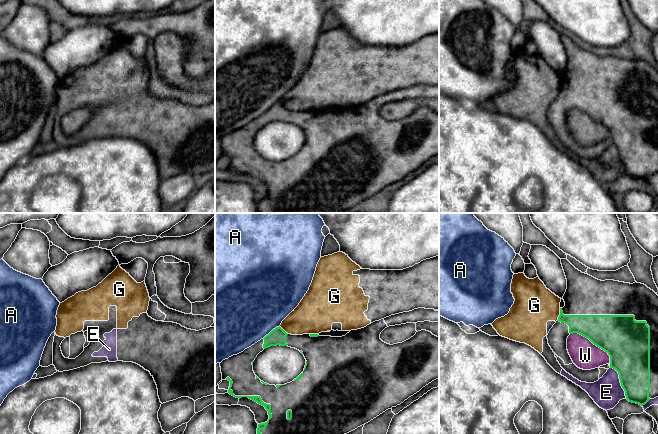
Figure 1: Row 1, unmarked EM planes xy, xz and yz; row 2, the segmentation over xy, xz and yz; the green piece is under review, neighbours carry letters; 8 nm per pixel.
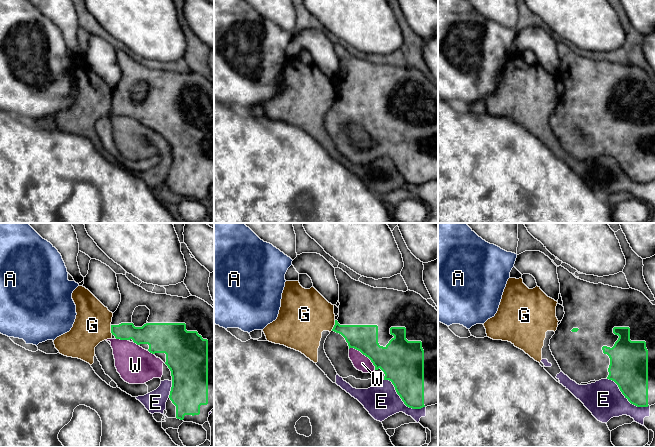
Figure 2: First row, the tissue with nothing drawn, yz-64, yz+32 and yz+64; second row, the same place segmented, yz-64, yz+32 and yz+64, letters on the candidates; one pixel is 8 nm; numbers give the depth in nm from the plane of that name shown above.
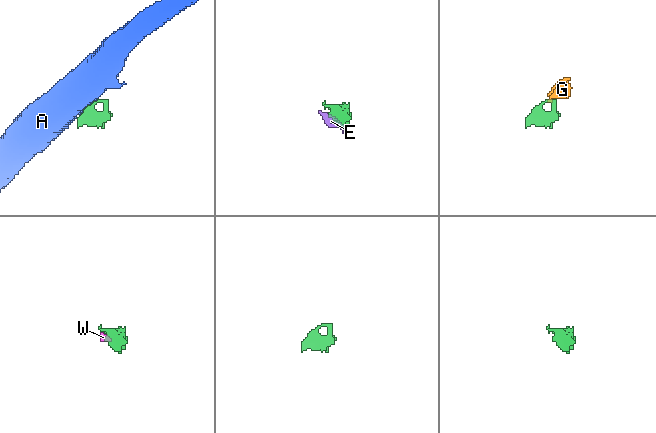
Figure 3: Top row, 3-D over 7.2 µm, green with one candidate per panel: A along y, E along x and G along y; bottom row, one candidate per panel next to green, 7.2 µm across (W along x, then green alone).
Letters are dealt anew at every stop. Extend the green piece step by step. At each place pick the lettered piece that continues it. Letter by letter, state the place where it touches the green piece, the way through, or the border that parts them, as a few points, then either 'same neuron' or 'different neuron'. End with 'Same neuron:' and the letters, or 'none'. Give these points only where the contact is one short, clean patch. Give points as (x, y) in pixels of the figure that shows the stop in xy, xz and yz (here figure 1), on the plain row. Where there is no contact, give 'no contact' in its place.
A: meets green in xz at (271, 107); different neuron
E: meets green in yz at (620, 158); different neuron
G: meets green in yz at (560, 90); border along yz (560, 84), (560, 90), (556, 96); different neuron
W: meets green in yz at (595, 120); different neuron
Same neuron: none

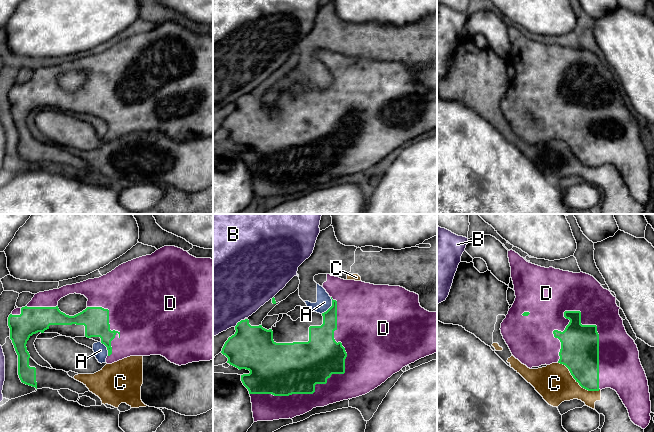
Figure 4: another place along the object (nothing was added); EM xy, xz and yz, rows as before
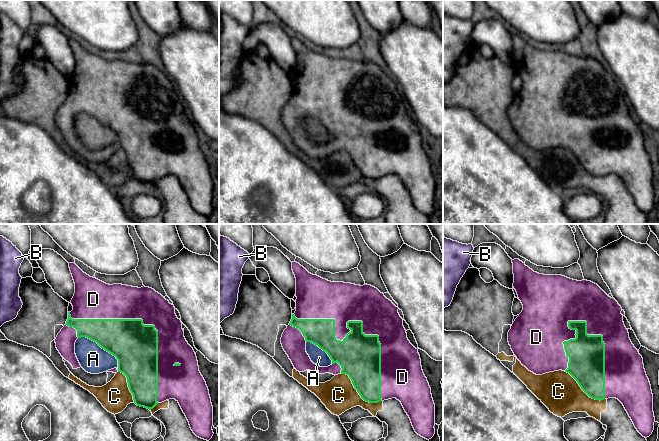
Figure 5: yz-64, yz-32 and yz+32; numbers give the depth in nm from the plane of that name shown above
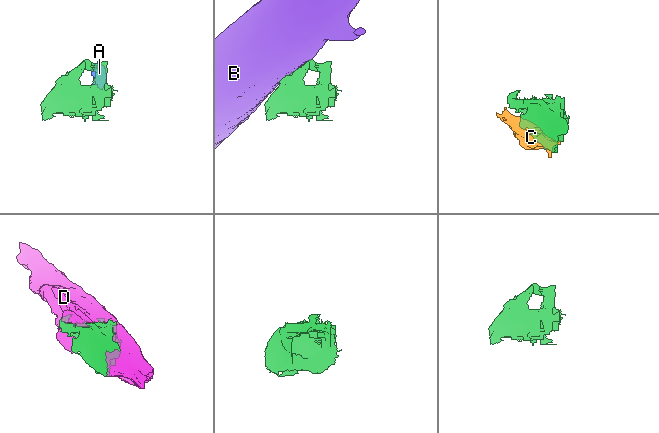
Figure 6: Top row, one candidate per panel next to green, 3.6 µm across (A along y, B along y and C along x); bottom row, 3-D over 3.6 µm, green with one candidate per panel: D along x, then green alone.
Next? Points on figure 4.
A: meets green in xz at (331, 82); different neuron
B: meets green in xz at (238, 98); different neuron
C: meets green in yz at (576, 157); different neuron
D: meets green in xz at (331, 150); same neuron
Same neuron: D

